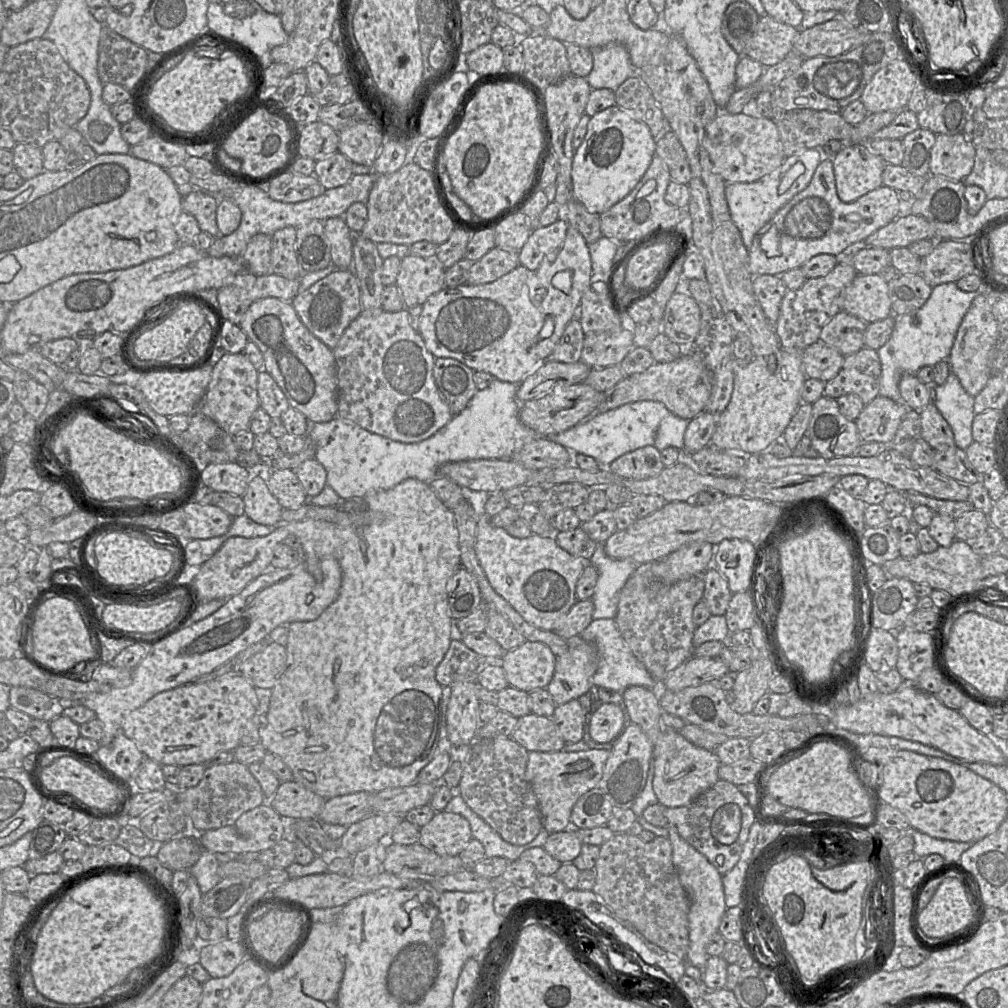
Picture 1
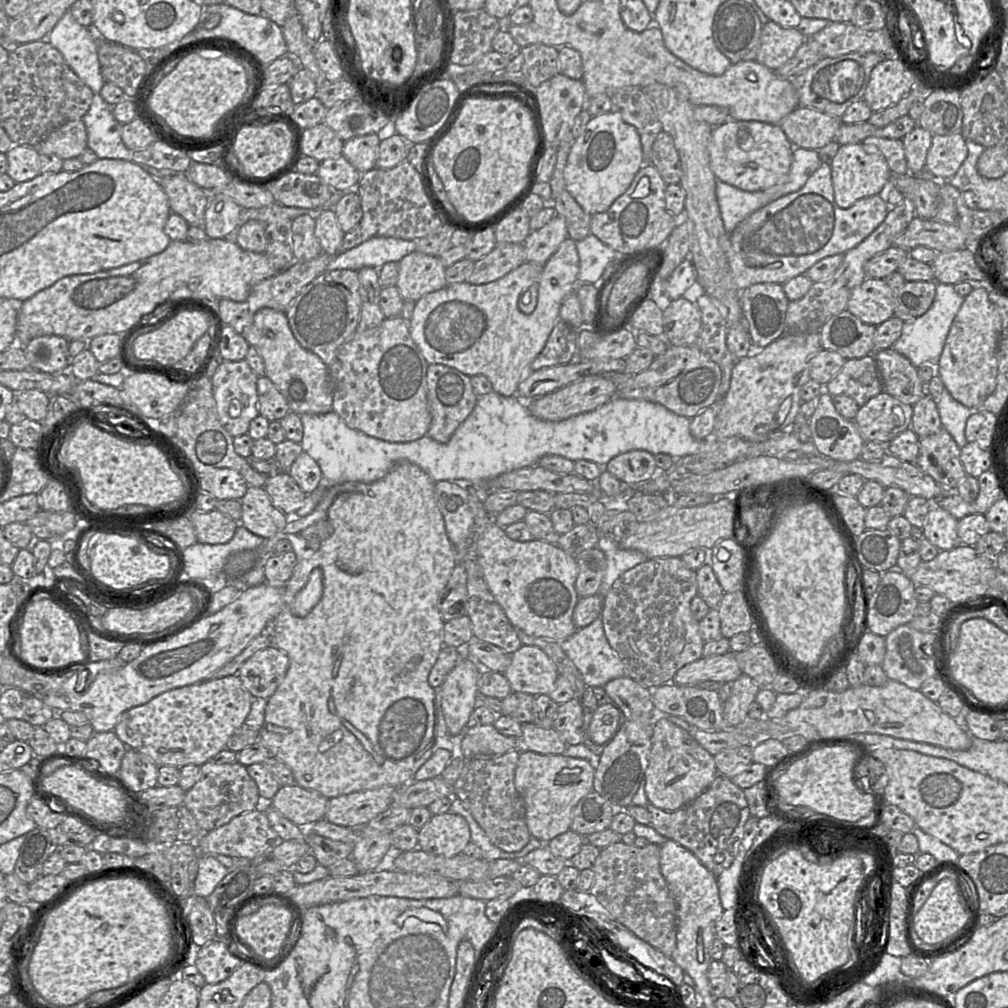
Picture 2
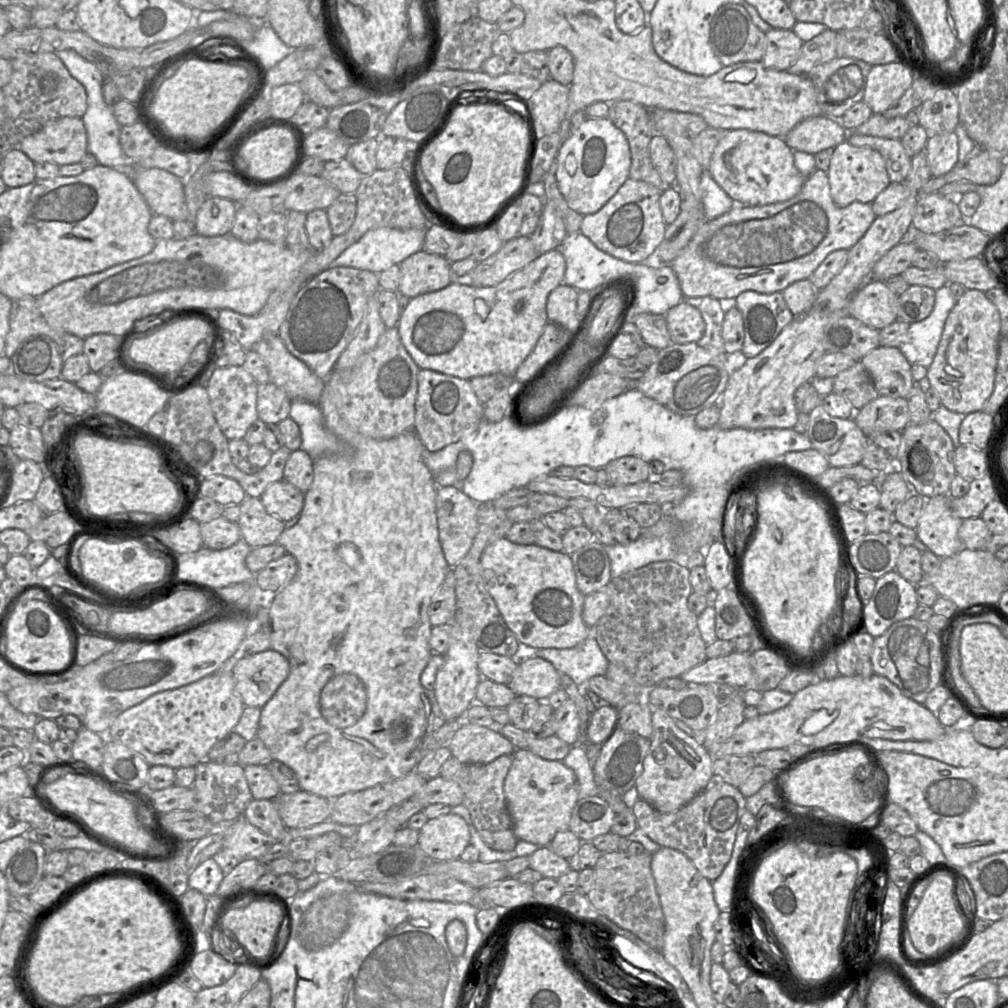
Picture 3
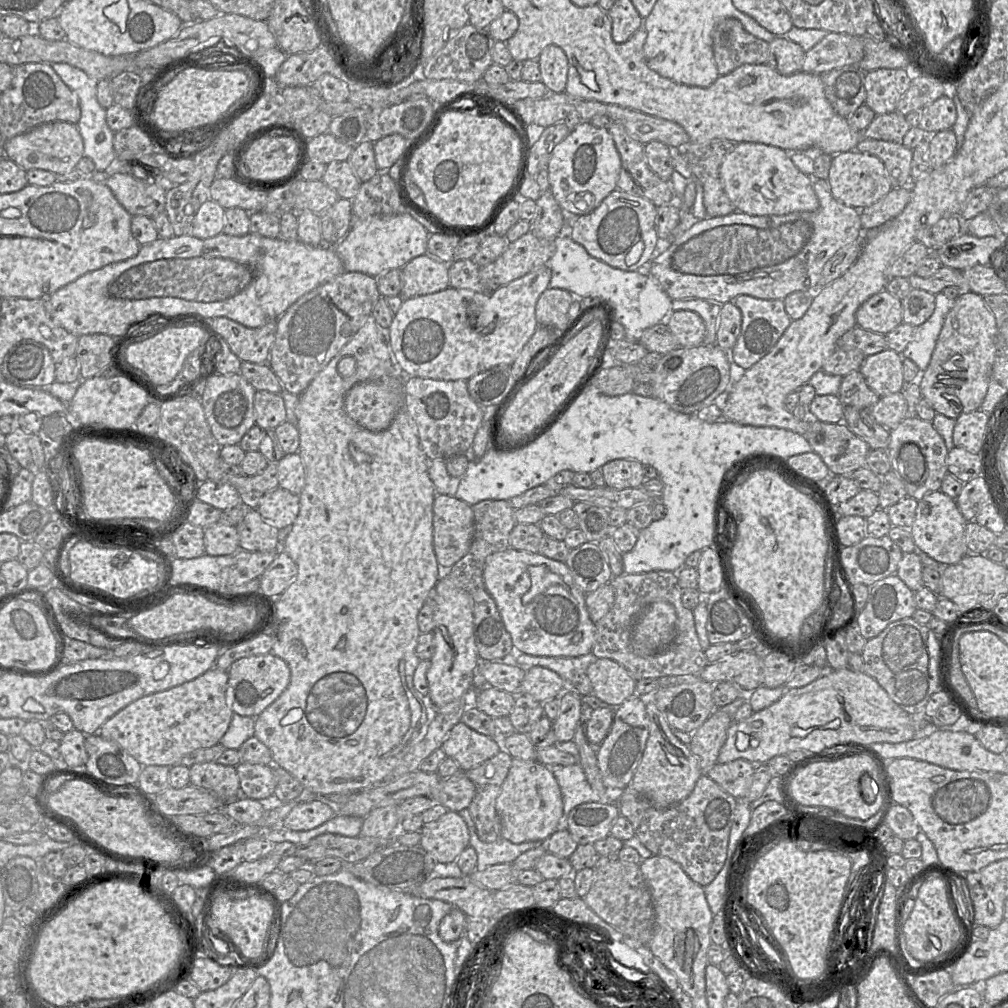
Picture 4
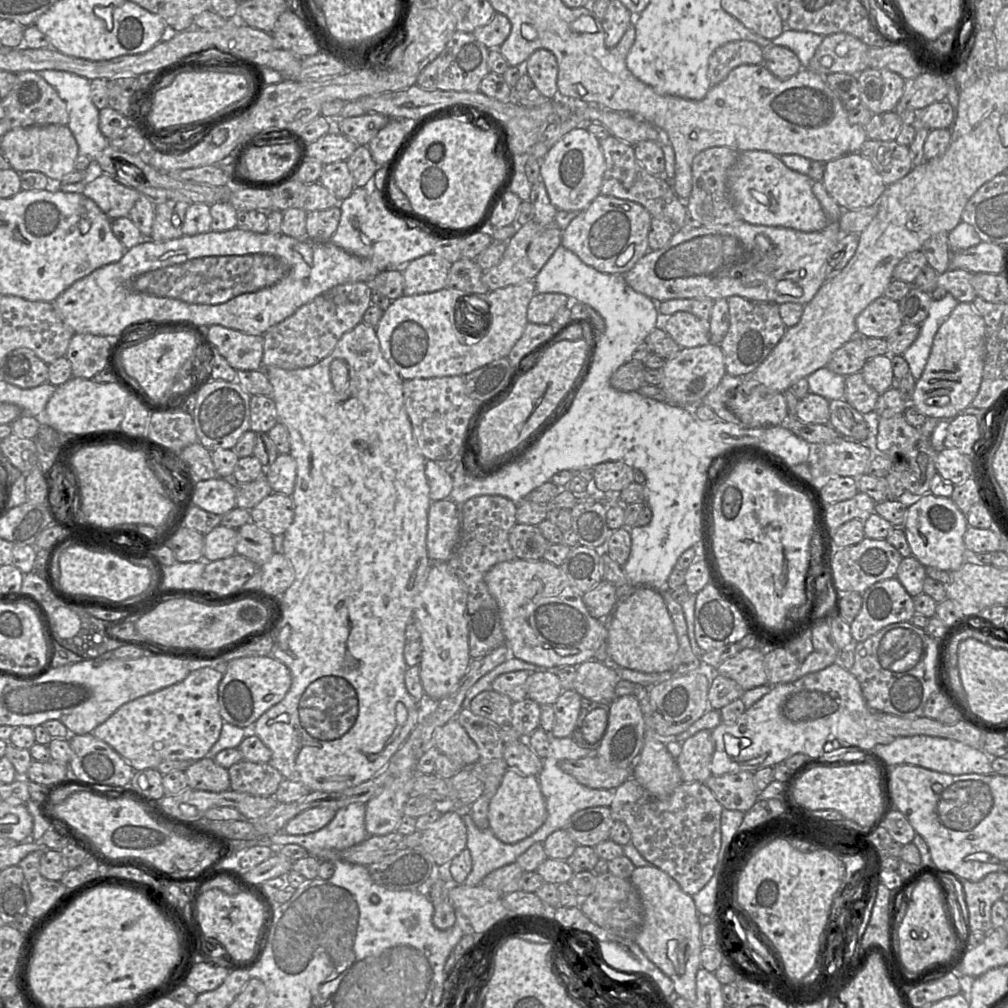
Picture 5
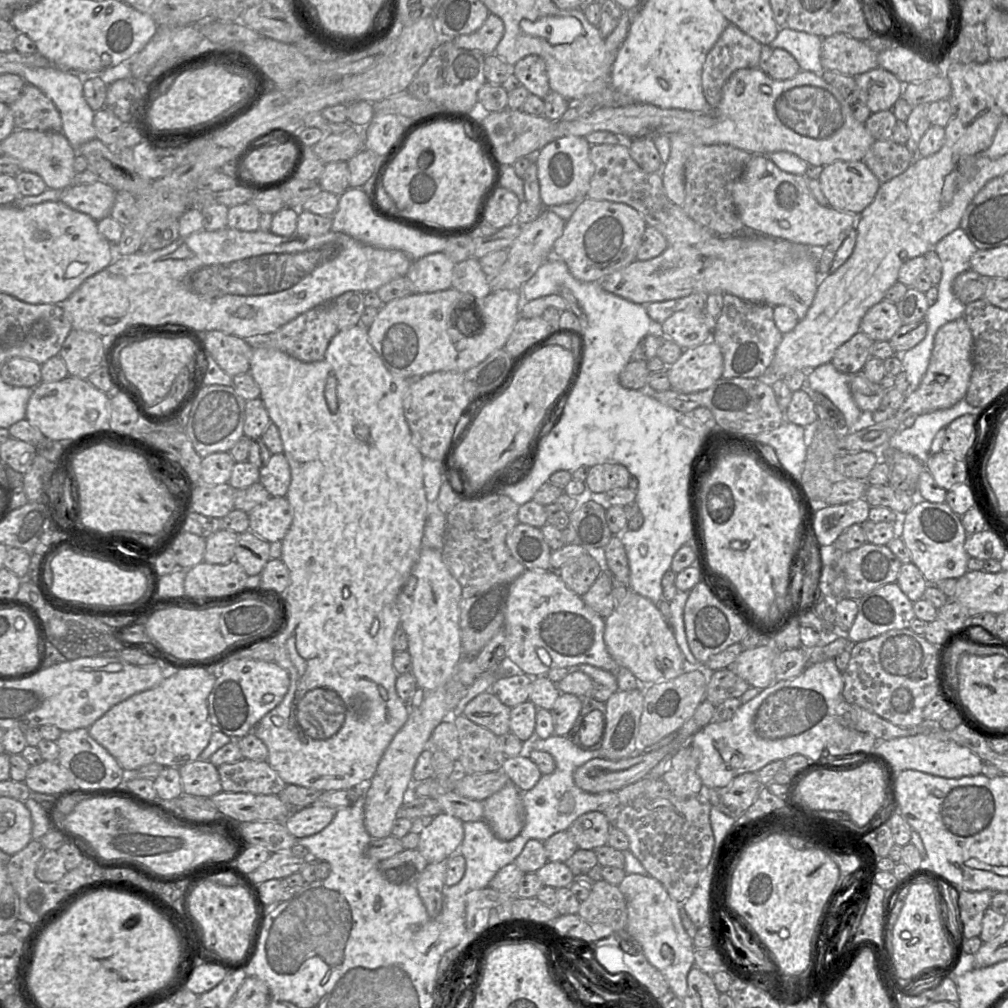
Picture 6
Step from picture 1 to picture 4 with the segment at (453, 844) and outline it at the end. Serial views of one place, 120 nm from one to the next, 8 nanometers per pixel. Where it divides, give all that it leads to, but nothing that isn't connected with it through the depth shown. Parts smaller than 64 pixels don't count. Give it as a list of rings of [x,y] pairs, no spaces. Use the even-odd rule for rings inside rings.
[[[447,811],[434,822],[423,824],[419,845],[436,861],[438,866],[450,866],[469,845],[469,831],[458,812]]]

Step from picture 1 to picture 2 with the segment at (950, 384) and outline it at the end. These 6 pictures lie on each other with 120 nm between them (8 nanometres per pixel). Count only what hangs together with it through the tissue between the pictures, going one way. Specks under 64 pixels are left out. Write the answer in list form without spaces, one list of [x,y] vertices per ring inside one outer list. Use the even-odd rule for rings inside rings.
[[[944,390],[941,399],[936,404],[942,427],[949,432],[961,449],[968,443],[965,437],[966,422],[975,410],[955,400],[947,390]]]

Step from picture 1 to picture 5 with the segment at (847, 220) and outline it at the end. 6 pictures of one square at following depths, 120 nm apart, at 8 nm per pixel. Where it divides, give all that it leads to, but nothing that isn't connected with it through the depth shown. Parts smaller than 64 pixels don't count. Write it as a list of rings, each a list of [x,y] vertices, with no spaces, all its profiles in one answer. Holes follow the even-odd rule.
[[[822,181],[813,182],[812,191],[828,218],[828,225],[820,231],[802,232],[792,228],[753,225],[743,220],[713,227],[692,224],[676,230],[665,247],[649,251],[633,268],[622,274],[623,278],[633,290],[656,303],[671,299],[716,301],[739,296],[752,302],[806,305],[825,282],[825,262],[842,236],[839,220],[844,211],[828,194]]]

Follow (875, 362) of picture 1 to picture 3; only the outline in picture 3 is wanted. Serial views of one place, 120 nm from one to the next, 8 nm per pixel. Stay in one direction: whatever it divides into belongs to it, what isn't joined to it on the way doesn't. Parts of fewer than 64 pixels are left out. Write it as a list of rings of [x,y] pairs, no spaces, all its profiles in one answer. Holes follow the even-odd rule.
[[[856,361],[853,366],[834,378],[833,393],[846,398],[854,411],[860,410],[879,396],[870,375],[860,361]]]

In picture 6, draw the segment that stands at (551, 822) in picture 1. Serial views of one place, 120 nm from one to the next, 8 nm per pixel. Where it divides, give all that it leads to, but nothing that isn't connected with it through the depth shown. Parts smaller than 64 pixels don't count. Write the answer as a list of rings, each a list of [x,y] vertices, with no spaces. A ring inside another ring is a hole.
[[[508,782],[483,801],[483,820],[500,840],[512,840],[524,827],[522,793],[513,783]]]

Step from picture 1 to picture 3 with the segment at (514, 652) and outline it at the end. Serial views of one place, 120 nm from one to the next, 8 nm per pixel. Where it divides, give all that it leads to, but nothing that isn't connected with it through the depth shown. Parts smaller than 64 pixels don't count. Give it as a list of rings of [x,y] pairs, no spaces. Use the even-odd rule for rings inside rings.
[[[534,657],[517,664],[508,684],[516,695],[547,701],[560,686],[560,673],[545,659]]]

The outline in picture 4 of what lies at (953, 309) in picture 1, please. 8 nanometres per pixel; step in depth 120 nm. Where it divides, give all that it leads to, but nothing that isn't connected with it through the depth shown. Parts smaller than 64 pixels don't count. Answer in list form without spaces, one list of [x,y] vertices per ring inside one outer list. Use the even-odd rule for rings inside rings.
[[[942,292],[936,294],[935,298],[933,314],[923,324],[915,327],[912,340],[901,354],[903,358],[912,360],[921,372],[925,371],[930,363],[946,315],[955,301]]]

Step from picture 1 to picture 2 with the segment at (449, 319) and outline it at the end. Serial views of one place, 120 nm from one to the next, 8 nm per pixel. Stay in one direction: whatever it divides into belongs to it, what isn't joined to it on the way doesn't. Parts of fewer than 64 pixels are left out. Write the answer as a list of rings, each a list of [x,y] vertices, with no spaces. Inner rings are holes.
[[[567,238],[560,244],[557,251],[549,258],[544,266],[525,261],[519,267],[510,271],[508,274],[496,281],[480,285],[471,284],[469,282],[451,283],[447,284],[442,289],[424,295],[418,301],[416,301],[413,315],[409,321],[411,337],[429,365],[443,364],[454,368],[470,377],[483,375],[491,382],[492,389],[496,393],[505,397],[515,396],[517,393],[518,384],[529,371],[531,363],[543,350],[549,335],[551,334],[556,322],[559,320],[559,311],[563,300],[570,293],[575,292],[578,285],[578,273],[579,256],[576,248],[576,242],[570,238]],[[533,284],[538,284],[537,305],[532,313],[524,314],[519,310],[519,299],[522,293],[528,290]]]

